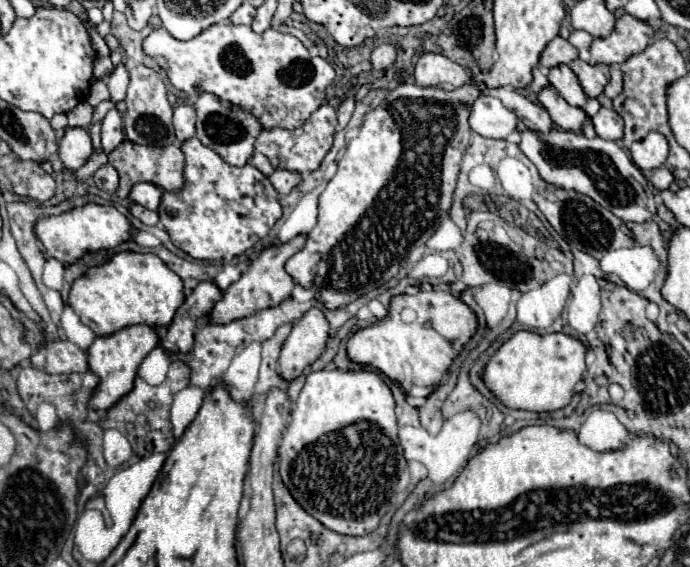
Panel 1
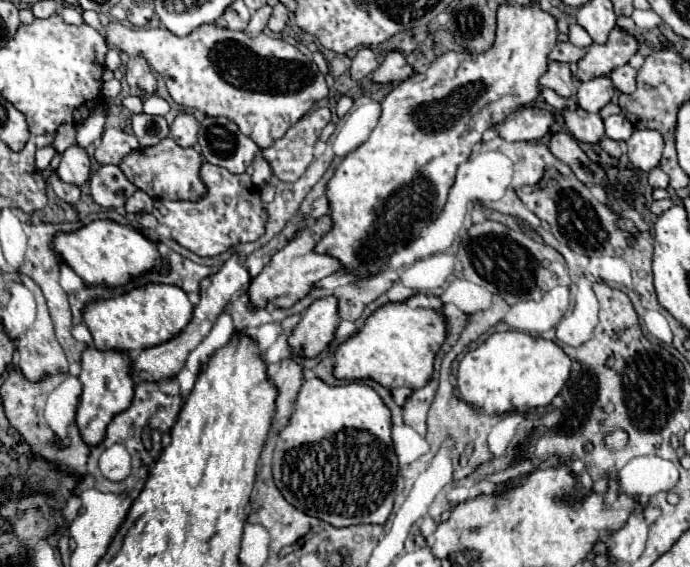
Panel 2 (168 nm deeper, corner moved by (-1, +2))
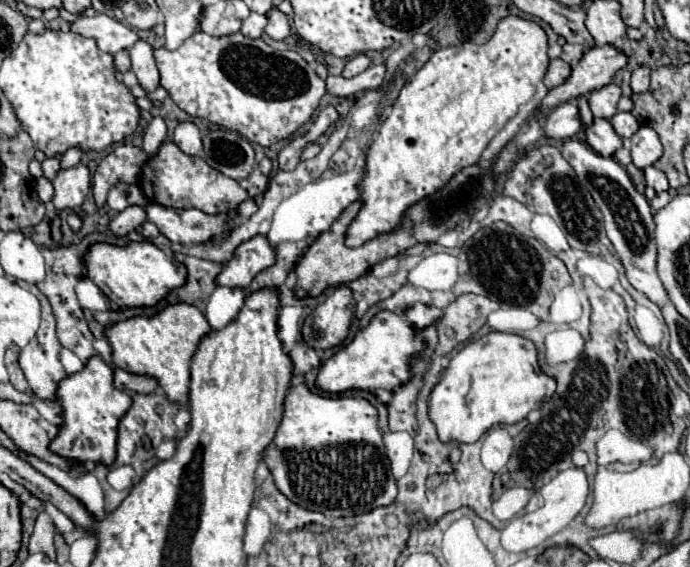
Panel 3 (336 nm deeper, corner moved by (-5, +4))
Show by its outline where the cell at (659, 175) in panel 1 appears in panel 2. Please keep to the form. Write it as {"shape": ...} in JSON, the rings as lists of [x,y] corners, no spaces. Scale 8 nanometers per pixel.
{"shape":[[[653,168],[649,172],[649,186],[651,188],[667,188],[667,184],[669,184],[669,178],[661,168]]]}

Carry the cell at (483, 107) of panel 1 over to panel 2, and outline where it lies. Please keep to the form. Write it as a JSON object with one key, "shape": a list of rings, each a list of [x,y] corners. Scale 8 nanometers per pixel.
{"shape":[[[525,106],[519,108],[513,118],[495,124],[495,130],[505,140],[541,140],[555,128],[555,116],[549,110]]]}

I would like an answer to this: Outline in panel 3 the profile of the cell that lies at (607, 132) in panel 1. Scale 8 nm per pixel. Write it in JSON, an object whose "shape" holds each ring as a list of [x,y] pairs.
{"shape":[[[617,112],[609,122],[621,138],[631,138],[639,130],[639,122],[631,112]]]}

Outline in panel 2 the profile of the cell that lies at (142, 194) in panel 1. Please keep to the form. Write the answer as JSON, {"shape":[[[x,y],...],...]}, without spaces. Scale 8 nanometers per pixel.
{"shape":[[[137,190],[127,202],[125,212],[127,214],[149,214],[153,210],[153,198],[147,196],[143,190]]]}

